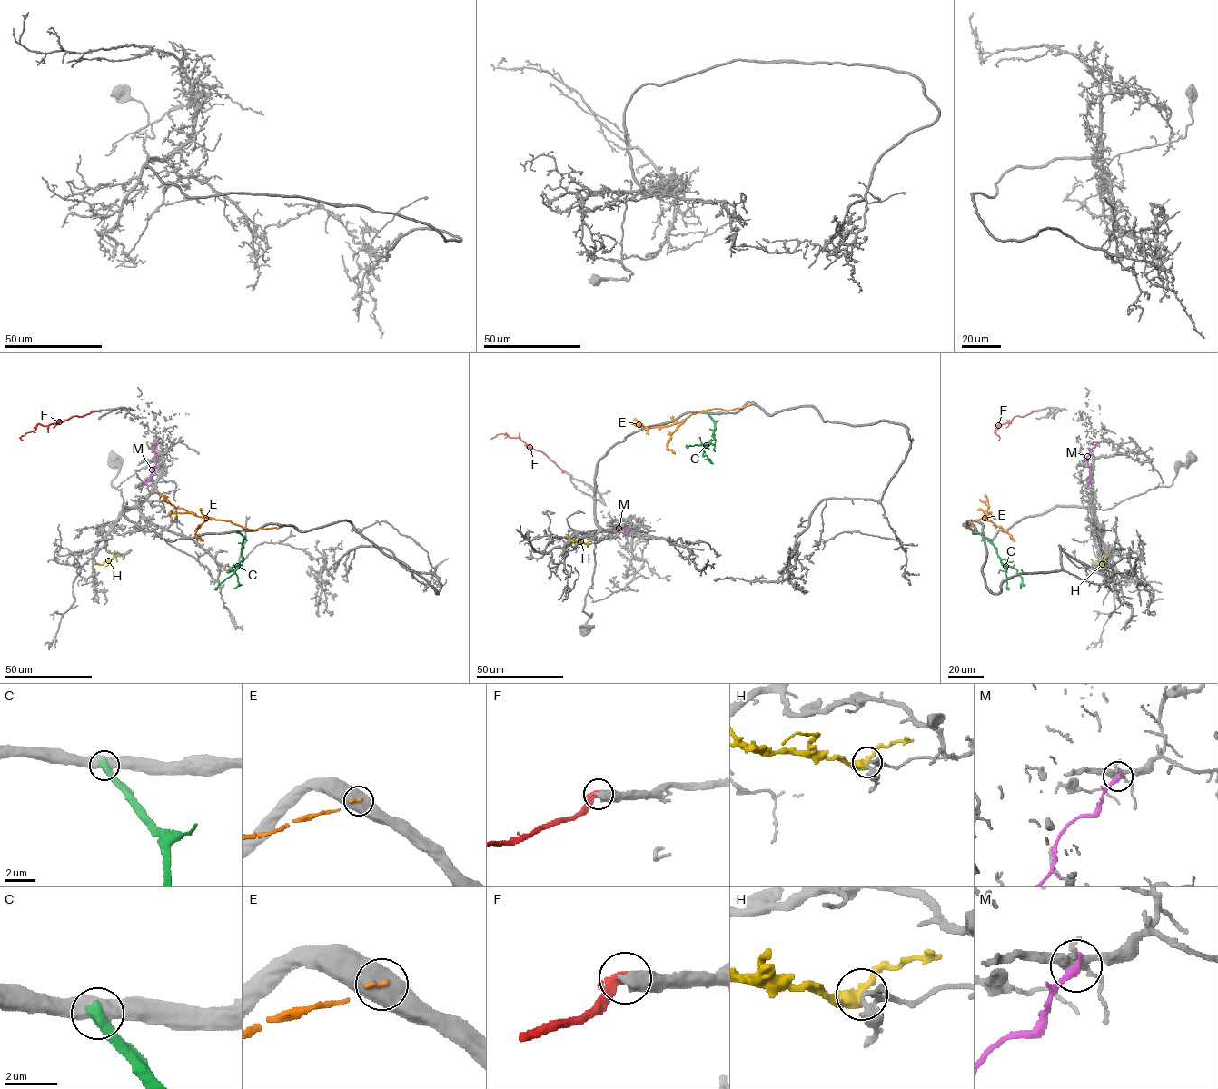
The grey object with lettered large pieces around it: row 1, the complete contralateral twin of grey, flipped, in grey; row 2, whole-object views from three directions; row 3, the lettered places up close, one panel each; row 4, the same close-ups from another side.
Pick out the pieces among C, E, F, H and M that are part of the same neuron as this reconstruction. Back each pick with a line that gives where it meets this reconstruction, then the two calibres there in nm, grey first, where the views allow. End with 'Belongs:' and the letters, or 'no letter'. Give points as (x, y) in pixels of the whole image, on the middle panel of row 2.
F: Touches grey at (563, 471). Thickness 650 nm (grey) against 360 nm
Belongs: F

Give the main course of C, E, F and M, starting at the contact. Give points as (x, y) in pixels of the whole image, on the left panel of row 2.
C: (236, 531), (242, 536), (242, 559), (232, 567), (238, 584), (232, 589)
E: (282, 526), (257, 529), (242, 528), (229, 520), (195, 515), (175, 508), (163, 496), (160, 497)
F: (92, 410), (46, 426), (38, 423), (33, 430), (20, 437), (23, 440)
M: (155, 442), (153, 449), (157, 460), (148, 480), (142, 485)

